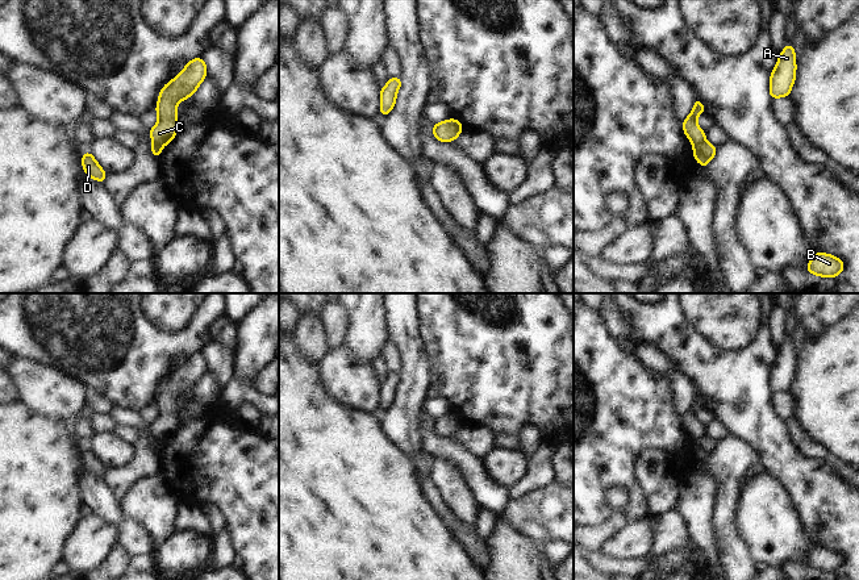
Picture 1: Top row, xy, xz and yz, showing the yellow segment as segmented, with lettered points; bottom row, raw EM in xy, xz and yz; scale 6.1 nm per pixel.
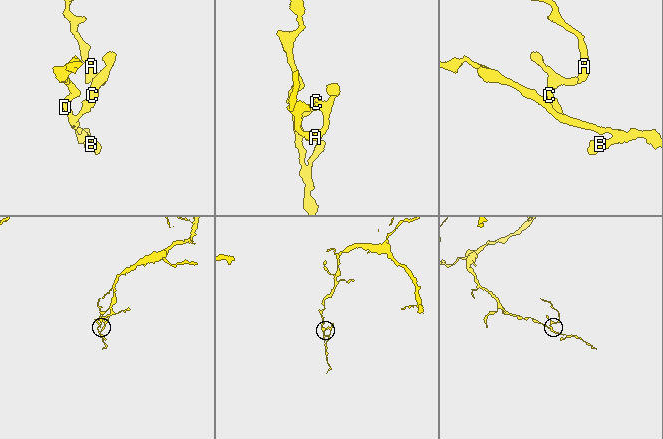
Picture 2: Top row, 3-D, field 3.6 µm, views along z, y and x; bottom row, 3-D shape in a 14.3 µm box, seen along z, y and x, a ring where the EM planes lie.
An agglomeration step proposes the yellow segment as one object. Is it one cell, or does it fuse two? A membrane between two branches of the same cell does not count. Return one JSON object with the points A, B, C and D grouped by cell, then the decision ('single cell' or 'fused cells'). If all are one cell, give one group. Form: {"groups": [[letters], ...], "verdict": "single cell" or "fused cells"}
{"groups": [["A", "C"], ["B", "D"]], "verdict": "fused cells"}

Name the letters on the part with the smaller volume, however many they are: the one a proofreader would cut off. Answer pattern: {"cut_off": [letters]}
{"cut_off": ["A", "C"]}

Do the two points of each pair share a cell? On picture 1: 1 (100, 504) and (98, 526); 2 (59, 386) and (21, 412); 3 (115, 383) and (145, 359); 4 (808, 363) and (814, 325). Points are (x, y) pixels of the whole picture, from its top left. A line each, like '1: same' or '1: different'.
1: different
2: different
3: same
4: different

